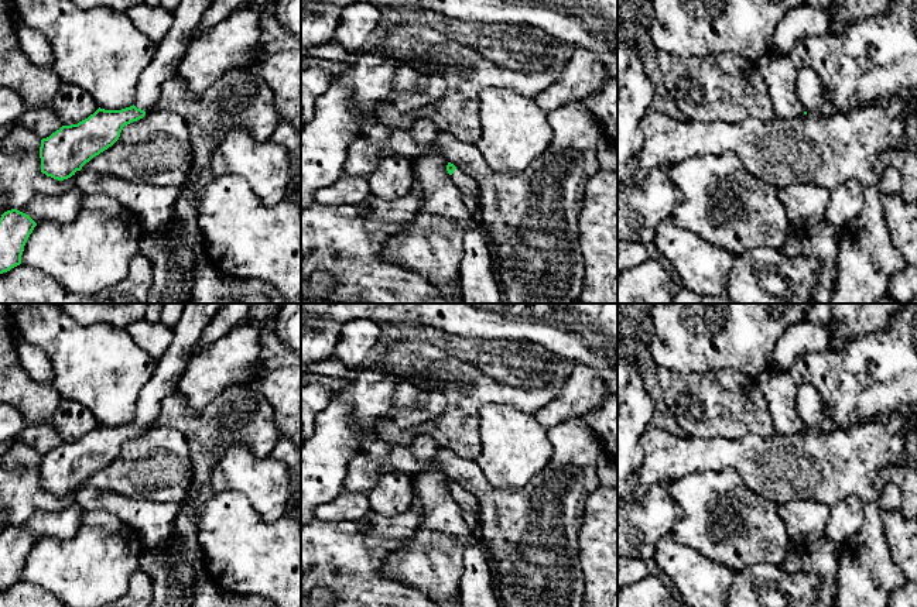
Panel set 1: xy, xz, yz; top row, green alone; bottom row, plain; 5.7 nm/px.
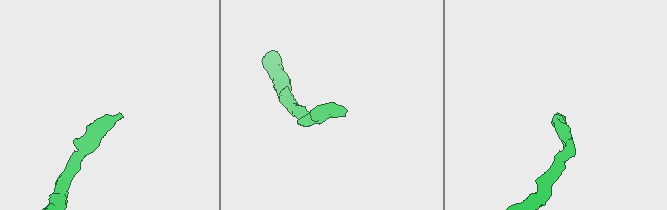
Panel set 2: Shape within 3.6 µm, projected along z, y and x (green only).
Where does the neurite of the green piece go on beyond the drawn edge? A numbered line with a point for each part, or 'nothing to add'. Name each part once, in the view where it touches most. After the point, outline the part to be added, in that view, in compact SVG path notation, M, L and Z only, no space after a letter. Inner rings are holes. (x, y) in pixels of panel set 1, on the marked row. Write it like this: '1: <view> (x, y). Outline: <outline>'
1: xy (187, 16). Outline: M181 0L172 10L174 23L168 34L157 45L150 65L143 71L137 85L134 106L147 113L160 99L162 85L178 72L189 38L195 34L202 17L215 0Z

